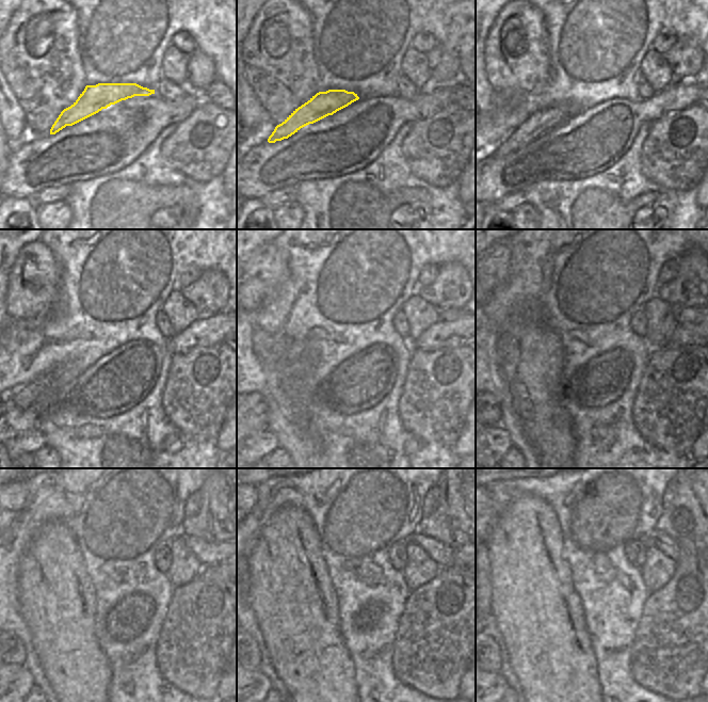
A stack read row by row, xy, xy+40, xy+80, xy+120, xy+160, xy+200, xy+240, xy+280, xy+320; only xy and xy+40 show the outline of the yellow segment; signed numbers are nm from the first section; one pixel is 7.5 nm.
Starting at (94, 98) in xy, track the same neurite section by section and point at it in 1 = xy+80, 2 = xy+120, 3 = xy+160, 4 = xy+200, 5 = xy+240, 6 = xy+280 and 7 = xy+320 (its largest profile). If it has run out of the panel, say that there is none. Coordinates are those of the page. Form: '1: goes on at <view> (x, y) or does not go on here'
1: goes on at xy+80 (523, 136)
2: goes on at xy+120 (42, 392)
3: goes on at xy+160 (258, 404)
4: goes on at xy+200 (497, 413)
5: goes on at xy+240 (19, 650)
6: goes on at xy+280 (258, 654)
7: goes on at xy+320 (497, 650)

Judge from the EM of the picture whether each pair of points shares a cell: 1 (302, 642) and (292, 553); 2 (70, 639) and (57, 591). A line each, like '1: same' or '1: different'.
1: same
2: same

